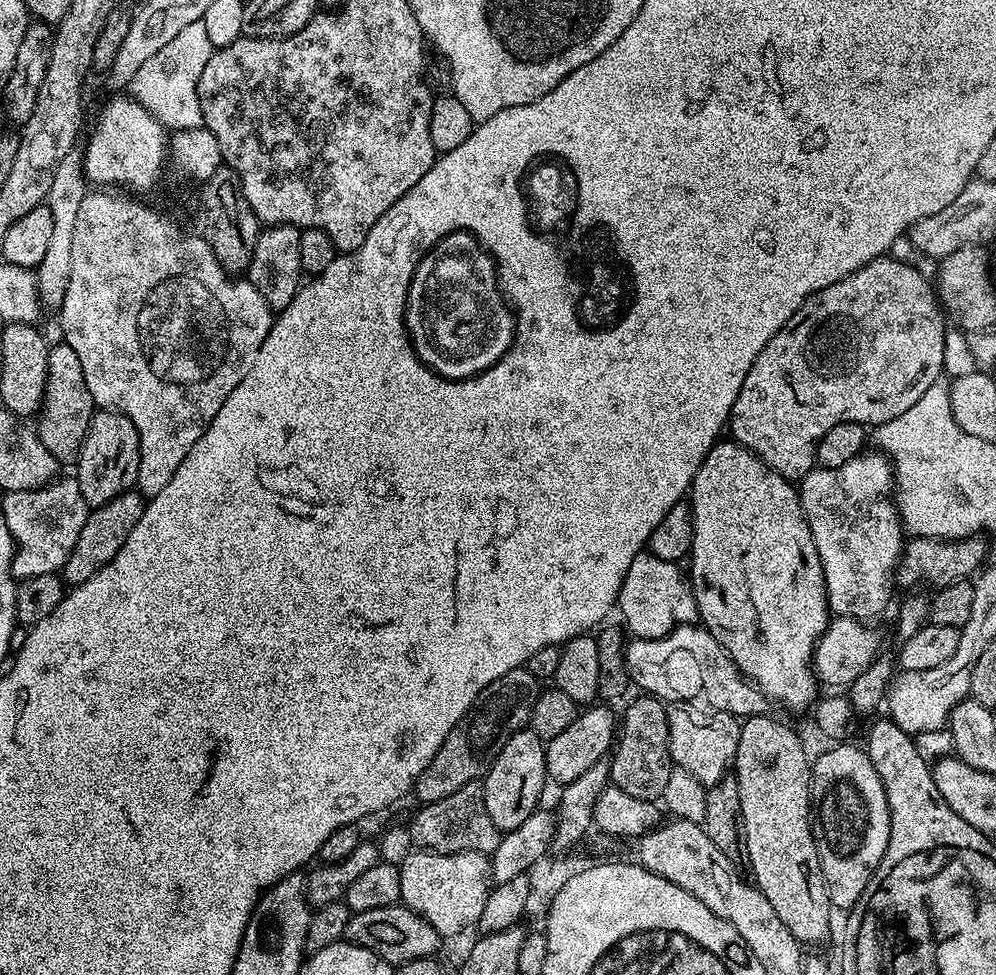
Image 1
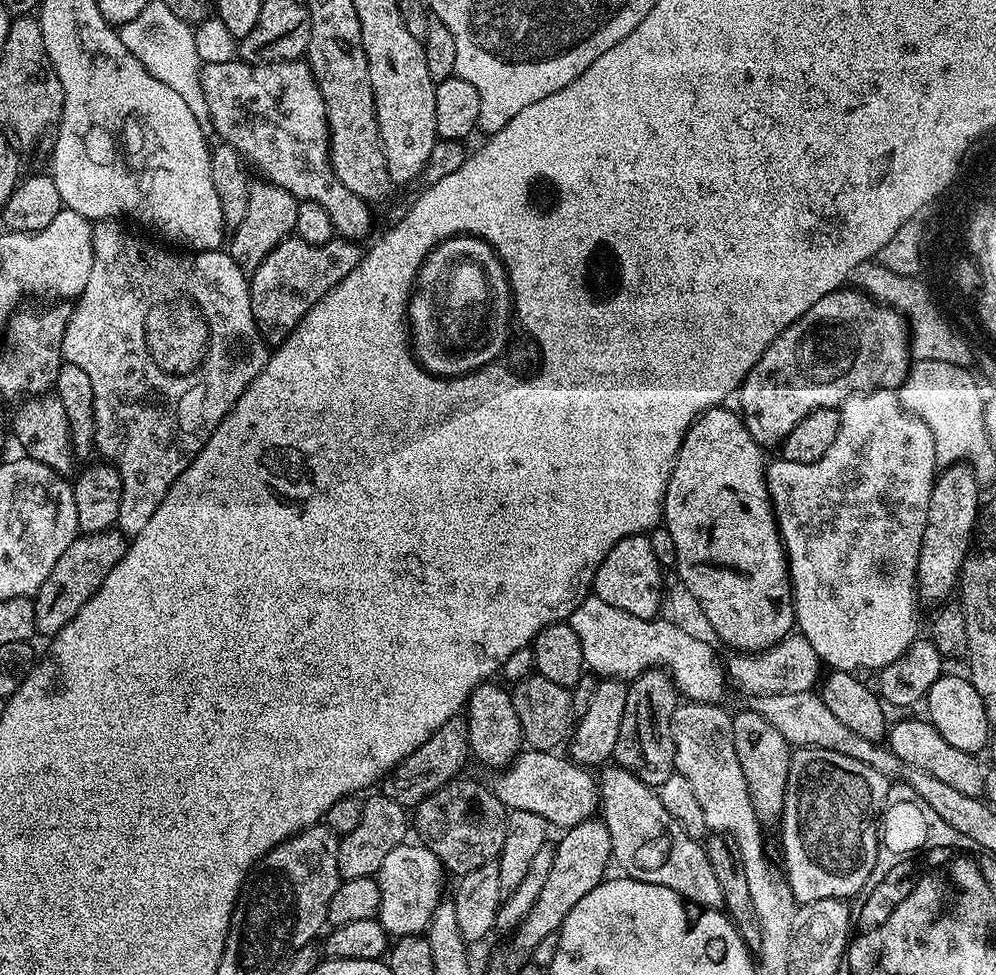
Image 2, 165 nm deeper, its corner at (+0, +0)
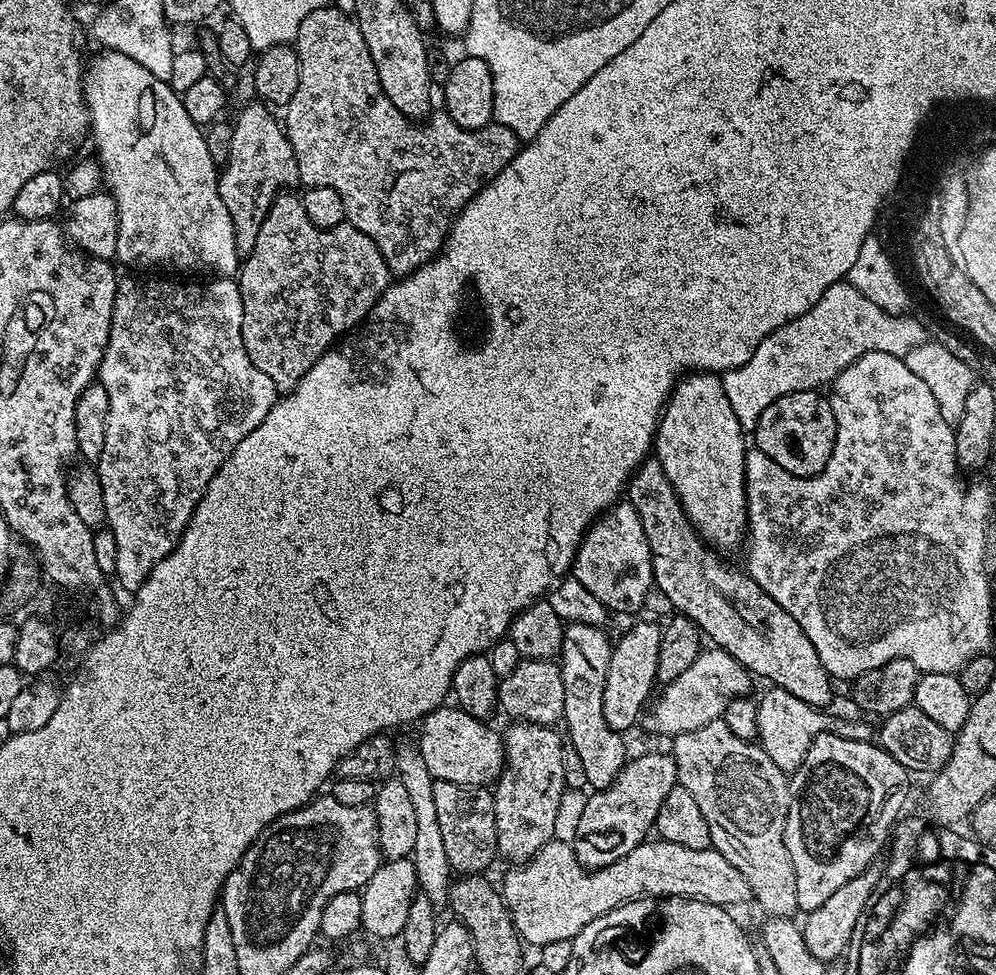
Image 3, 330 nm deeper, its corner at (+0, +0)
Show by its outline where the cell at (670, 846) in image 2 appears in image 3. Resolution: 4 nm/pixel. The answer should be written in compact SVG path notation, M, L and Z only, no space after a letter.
M568 624L564 629L564 641L558 657L562 686L566 686L566 706L562 721L563 727L568 727L566 740L571 751L572 748L576 751L580 772L592 790L608 788L629 755L624 745L625 737L606 726L606 714L602 714L602 690L606 688L606 670L610 670L613 646L613 641L608 640L604 631L603 627L594 624Z

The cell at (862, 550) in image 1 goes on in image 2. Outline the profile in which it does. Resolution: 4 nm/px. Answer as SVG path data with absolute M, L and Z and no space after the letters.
M875 388L872 392L857 392L844 401L838 409L840 425L830 450L818 458L818 462L803 464L790 462L783 458L769 463L766 468L768 477L768 496L772 499L772 511L776 514L776 524L780 527L780 541L784 544L784 554L788 557L788 579L792 581L792 611L794 624L799 635L805 636L814 646L818 658L829 669L838 672L859 673L859 668L879 670L894 662L912 643L918 639L920 616L916 613L918 589L916 586L916 567L922 546L922 530L926 530L926 510L930 506L932 484L938 475L934 434L918 417L904 411L899 395L891 388Z

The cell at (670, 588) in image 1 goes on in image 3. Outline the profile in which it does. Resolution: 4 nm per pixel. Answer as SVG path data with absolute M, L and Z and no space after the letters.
M617 502L591 524L584 533L584 540L572 560L571 575L598 602L608 608L609 613L636 612L644 604L644 599L654 588L650 546L646 542L646 530L642 530L640 515L627 502Z

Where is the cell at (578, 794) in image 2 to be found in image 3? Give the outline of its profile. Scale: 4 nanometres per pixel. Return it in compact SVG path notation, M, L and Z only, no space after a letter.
M441 706L419 721L418 728L420 728L418 743L422 759L426 762L426 767L434 780L454 782L458 786L466 786L467 788L482 788L495 785L496 781L500 779L500 773L506 767L504 738L499 731L496 733L488 725L488 722L476 720L455 706Z

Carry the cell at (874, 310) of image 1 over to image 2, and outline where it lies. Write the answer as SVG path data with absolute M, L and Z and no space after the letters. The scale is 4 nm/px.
M845 286L826 294L826 298L818 298L798 322L782 330L782 334L770 342L738 389L738 411L754 442L758 442L761 449L769 450L775 444L776 447L783 445L797 422L814 410L839 409L857 392L872 392L875 388L899 389L908 377L909 367L910 333L903 315L886 304L877 304L867 292Z

